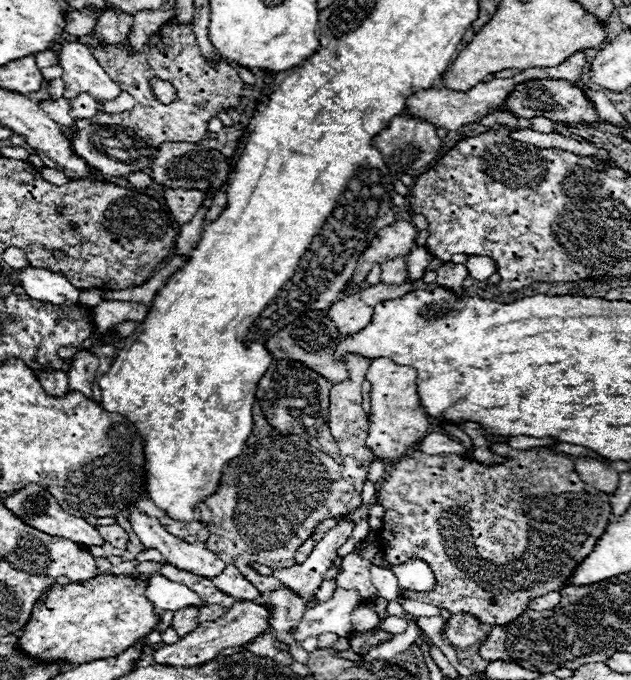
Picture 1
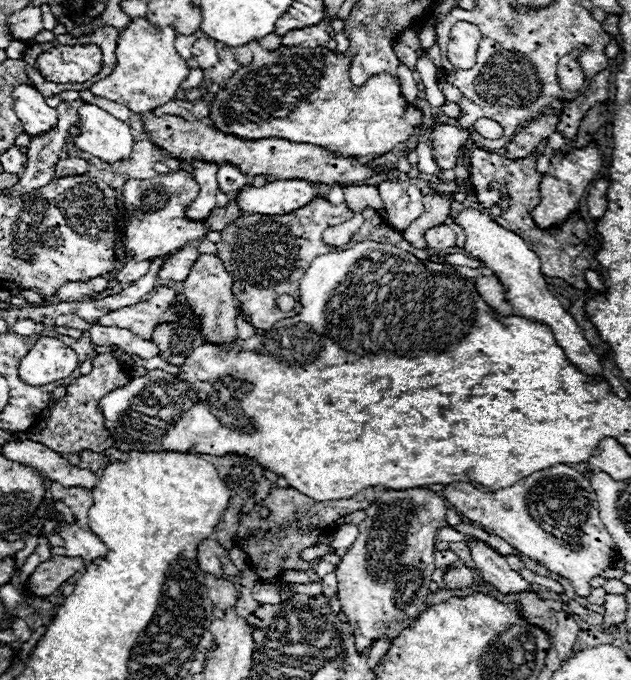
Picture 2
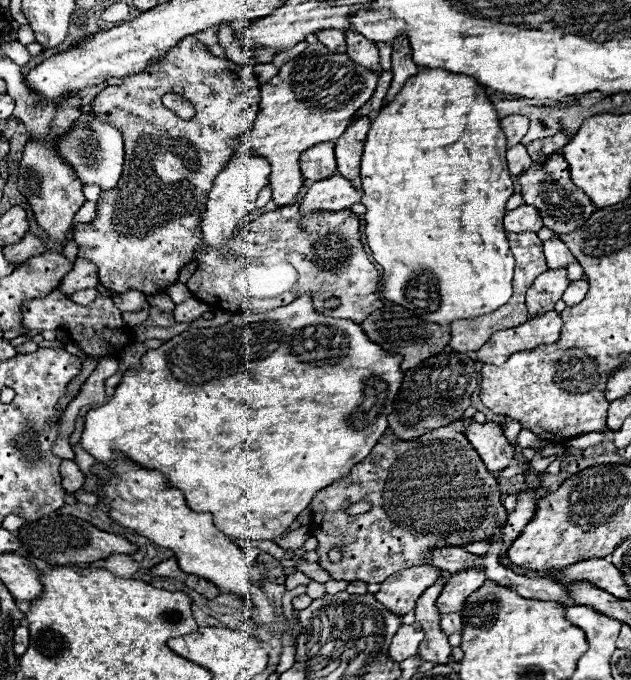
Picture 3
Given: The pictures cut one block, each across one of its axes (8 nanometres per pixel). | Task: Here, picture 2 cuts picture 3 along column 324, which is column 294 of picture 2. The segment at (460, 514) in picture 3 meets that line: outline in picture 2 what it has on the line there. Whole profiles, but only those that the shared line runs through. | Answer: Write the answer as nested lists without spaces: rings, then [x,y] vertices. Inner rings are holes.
[[[276,484],[272,486],[270,494],[260,502],[260,506],[268,506],[272,516],[268,520],[262,520],[256,512],[248,514],[242,518],[238,534],[236,534],[236,546],[242,548],[248,554],[252,570],[262,578],[262,580],[272,580],[278,578],[286,570],[300,570],[306,572],[314,568],[314,562],[306,562],[300,558],[300,550],[314,546],[316,540],[330,532],[334,522],[346,514],[352,514],[356,510],[364,510],[370,502],[374,500],[374,490],[366,488],[358,492],[352,498],[342,498],[342,500],[328,500],[328,502],[316,502],[304,494],[300,494],[294,488],[278,488]]]

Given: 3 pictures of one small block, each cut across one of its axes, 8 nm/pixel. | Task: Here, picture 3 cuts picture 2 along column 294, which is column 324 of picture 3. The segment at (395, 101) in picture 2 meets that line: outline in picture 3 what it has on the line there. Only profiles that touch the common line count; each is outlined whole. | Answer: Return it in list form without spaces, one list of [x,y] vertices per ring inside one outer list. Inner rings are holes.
[[[308,44],[306,50],[300,52],[300,56],[286,62],[268,84],[260,86],[260,112],[254,120],[254,128],[240,138],[240,146],[236,152],[254,150],[256,154],[264,156],[270,162],[272,172],[268,178],[268,186],[272,188],[274,202],[278,206],[292,204],[296,194],[300,192],[300,186],[304,182],[300,174],[300,166],[298,166],[300,154],[310,146],[340,138],[344,130],[350,126],[354,112],[372,98],[376,82],[378,82],[376,70],[368,70],[366,66],[352,62],[346,54],[334,54],[322,44]]]

